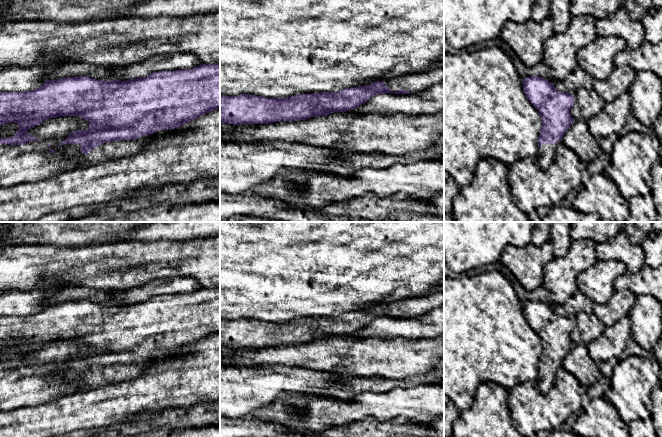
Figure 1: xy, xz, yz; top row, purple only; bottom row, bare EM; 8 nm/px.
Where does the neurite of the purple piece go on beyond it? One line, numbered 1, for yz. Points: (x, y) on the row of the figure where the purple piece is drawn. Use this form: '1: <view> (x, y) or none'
1: yz (546, 152)

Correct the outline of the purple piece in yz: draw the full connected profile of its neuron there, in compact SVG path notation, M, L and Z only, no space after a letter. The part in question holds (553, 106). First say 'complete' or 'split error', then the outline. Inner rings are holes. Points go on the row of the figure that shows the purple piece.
split error; M525 77L522 81L527 99L542 118L537 159L545 171L554 162L556 148L573 122L570 109L575 99L573 95L557 91L553 83L542 77Z

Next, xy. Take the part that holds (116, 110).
split error; M220 63L216 64L203 64L188 70L175 70L175 71L159 71L152 73L143 78L131 79L126 81L104 81L96 80L87 76L79 77L67 77L57 80L46 80L45 83L37 89L26 92L0 92L0 126L8 124L10 122L16 122L19 125L19 129L13 137L2 138L0 137L0 187L10 187L22 183L33 183L40 180L47 179L58 173L73 169L81 164L96 164L105 162L112 159L127 157L139 153L146 148L150 139L149 136L158 130L174 129L178 128L187 122L194 120L200 116L205 115L208 112L220 109ZM60 116L78 116L83 118L89 123L89 127L86 130L77 130L69 134L69 136L58 146L59 150L56 152L51 148L51 144L45 144L43 140L38 140L31 134L26 132L30 128L41 124L48 118L57 118Z

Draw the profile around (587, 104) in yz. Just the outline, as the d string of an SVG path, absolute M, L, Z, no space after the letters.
M580 88L574 94L574 104L570 109L573 120L589 120L603 110L605 102L594 89Z

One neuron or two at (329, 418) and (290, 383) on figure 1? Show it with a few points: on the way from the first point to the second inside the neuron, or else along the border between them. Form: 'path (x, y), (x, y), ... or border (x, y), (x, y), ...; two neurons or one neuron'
border (327, 393), (318, 397), (311, 397), (307, 400); two neurons

